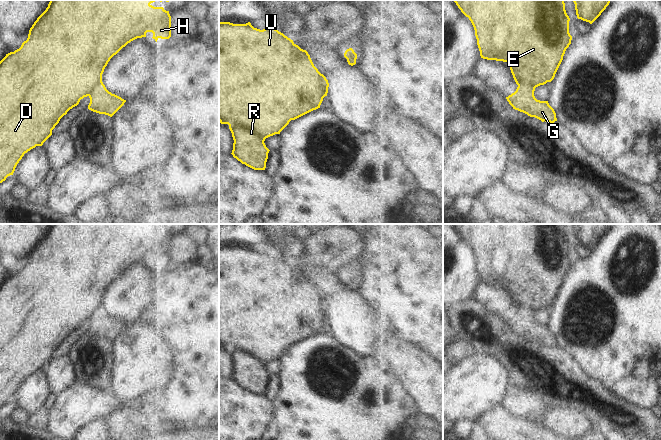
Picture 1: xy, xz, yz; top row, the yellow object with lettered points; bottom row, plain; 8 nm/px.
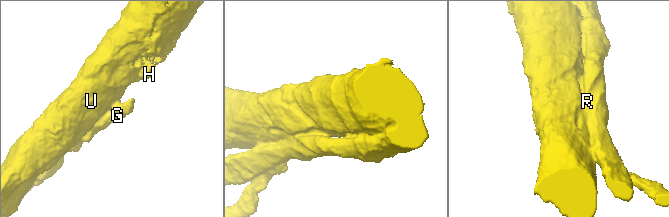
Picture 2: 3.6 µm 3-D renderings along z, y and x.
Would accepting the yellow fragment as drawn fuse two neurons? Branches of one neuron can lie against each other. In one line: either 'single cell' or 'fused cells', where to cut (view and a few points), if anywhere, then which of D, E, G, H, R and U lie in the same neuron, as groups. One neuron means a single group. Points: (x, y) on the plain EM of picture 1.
fused cells | yz (518, 308), (525, 307), (535, 311) | D E H R U / G

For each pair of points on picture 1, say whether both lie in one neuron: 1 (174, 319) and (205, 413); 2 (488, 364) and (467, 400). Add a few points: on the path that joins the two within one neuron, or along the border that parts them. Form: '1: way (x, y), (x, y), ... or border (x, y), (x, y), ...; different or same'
1: way (198, 340), (205, 347), (205, 389); same
2: way (485, 373), (469, 391); same

